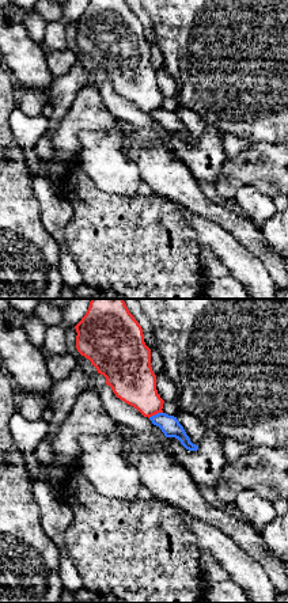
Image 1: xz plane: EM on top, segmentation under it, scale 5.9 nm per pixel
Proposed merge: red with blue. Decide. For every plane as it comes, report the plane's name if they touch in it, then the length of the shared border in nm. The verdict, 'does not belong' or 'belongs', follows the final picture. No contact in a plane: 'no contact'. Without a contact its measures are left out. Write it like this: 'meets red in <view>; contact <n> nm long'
meets red in xz; contact 90 nm long

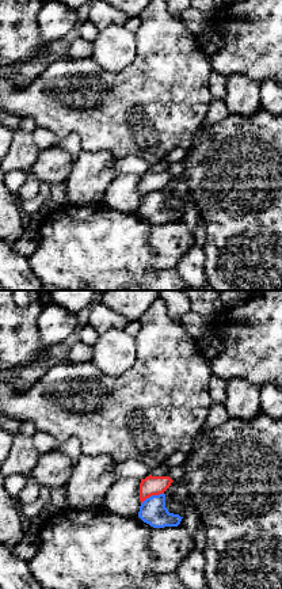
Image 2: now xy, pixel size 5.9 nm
meets red in xy; contact 150 nm long

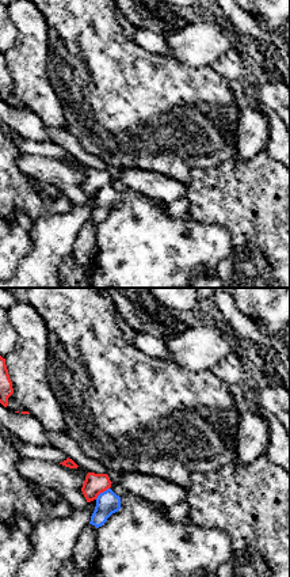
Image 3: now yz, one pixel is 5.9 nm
meets red in yz; contact 110 nm long

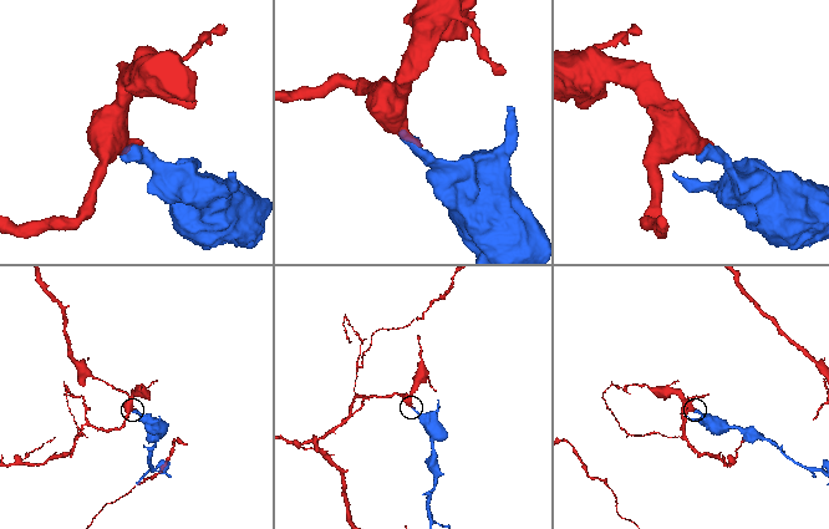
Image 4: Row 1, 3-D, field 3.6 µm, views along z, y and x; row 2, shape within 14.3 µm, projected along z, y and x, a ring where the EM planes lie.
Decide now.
does not belong

